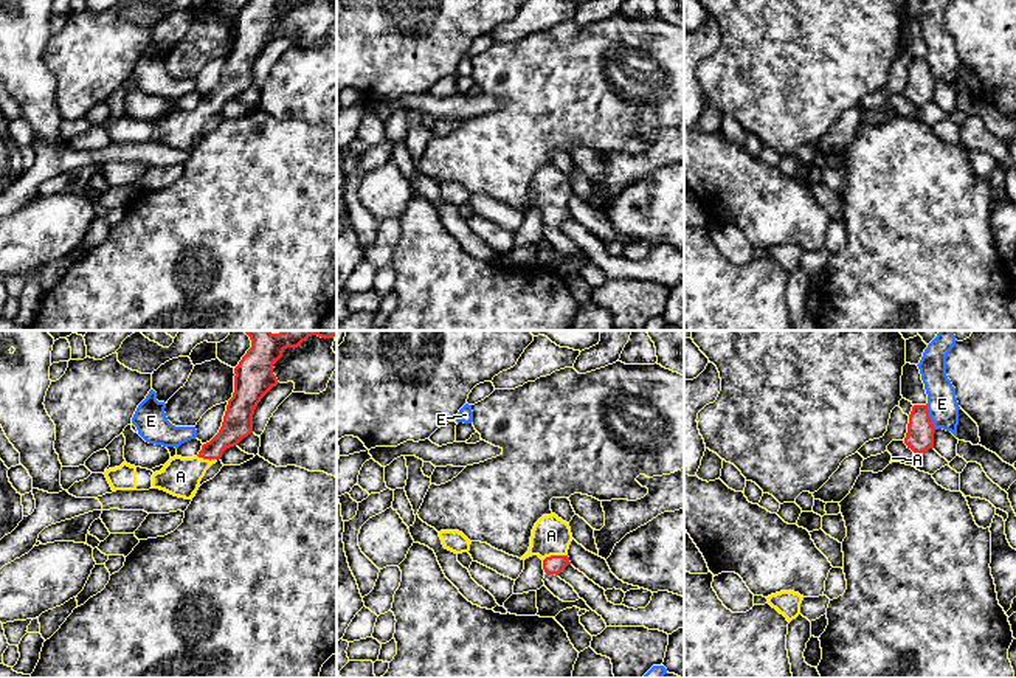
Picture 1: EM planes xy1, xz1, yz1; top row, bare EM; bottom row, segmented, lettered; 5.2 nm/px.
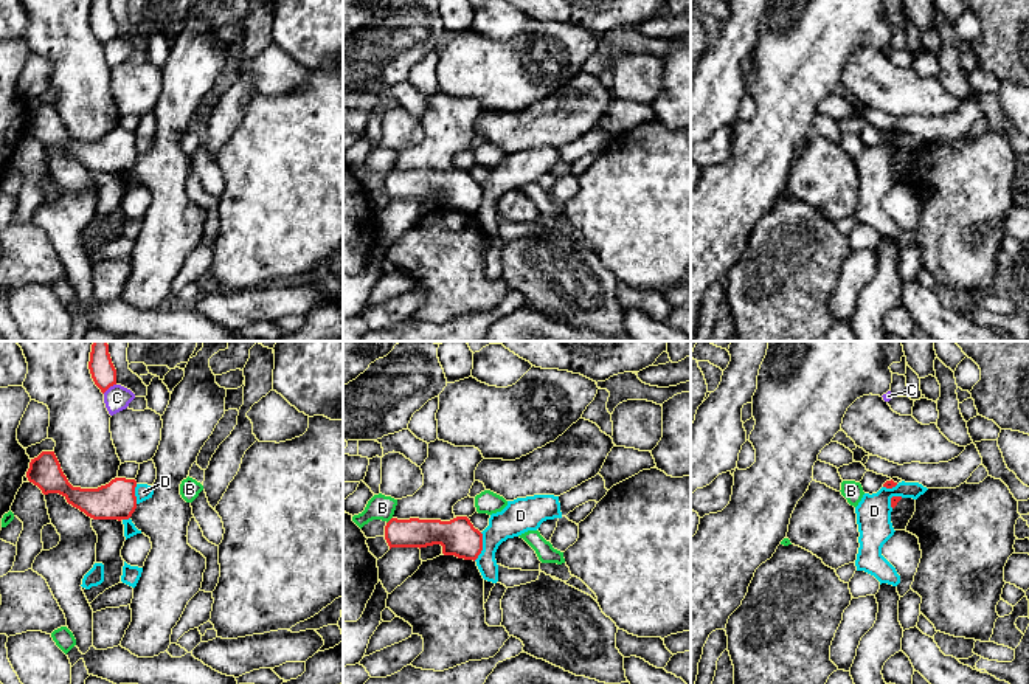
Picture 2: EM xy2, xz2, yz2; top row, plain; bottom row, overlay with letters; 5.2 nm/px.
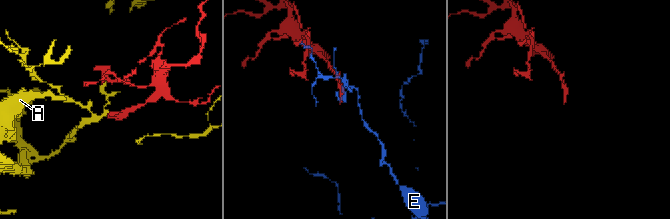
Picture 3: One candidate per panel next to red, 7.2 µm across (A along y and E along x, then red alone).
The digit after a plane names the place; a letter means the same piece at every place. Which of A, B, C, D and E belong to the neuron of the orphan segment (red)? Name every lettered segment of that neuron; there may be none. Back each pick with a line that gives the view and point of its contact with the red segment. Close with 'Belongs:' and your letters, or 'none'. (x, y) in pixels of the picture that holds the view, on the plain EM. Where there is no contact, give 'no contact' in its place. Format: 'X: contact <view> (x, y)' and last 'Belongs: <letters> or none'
A: contact xz1 (554, 208)
Belongs: A

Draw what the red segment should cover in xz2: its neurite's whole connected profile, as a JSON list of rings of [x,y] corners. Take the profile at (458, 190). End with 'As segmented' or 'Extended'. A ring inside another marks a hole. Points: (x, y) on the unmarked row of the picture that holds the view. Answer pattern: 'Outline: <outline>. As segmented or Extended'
Outline: [[[456,169],[450,174],[391,171],[385,178],[385,192],[390,202],[421,202],[441,197],[444,208],[455,208],[473,214],[483,203],[483,186],[473,180],[467,169]]]. As segmented

